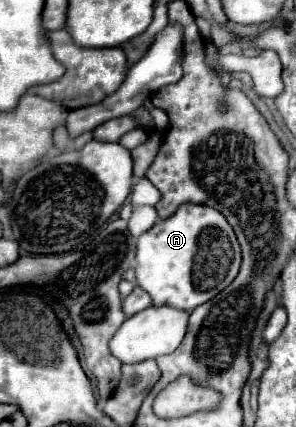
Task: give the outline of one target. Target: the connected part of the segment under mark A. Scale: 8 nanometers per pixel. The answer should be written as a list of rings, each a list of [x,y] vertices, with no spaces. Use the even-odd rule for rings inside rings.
[[[180,205],[180,209],[172,217],[158,221],[150,231],[146,231],[138,239],[136,283],[152,297],[154,307],[170,305],[174,309],[192,311],[198,305],[216,297],[222,289],[226,289],[236,279],[240,265],[242,265],[240,245],[224,215],[206,205]]]

